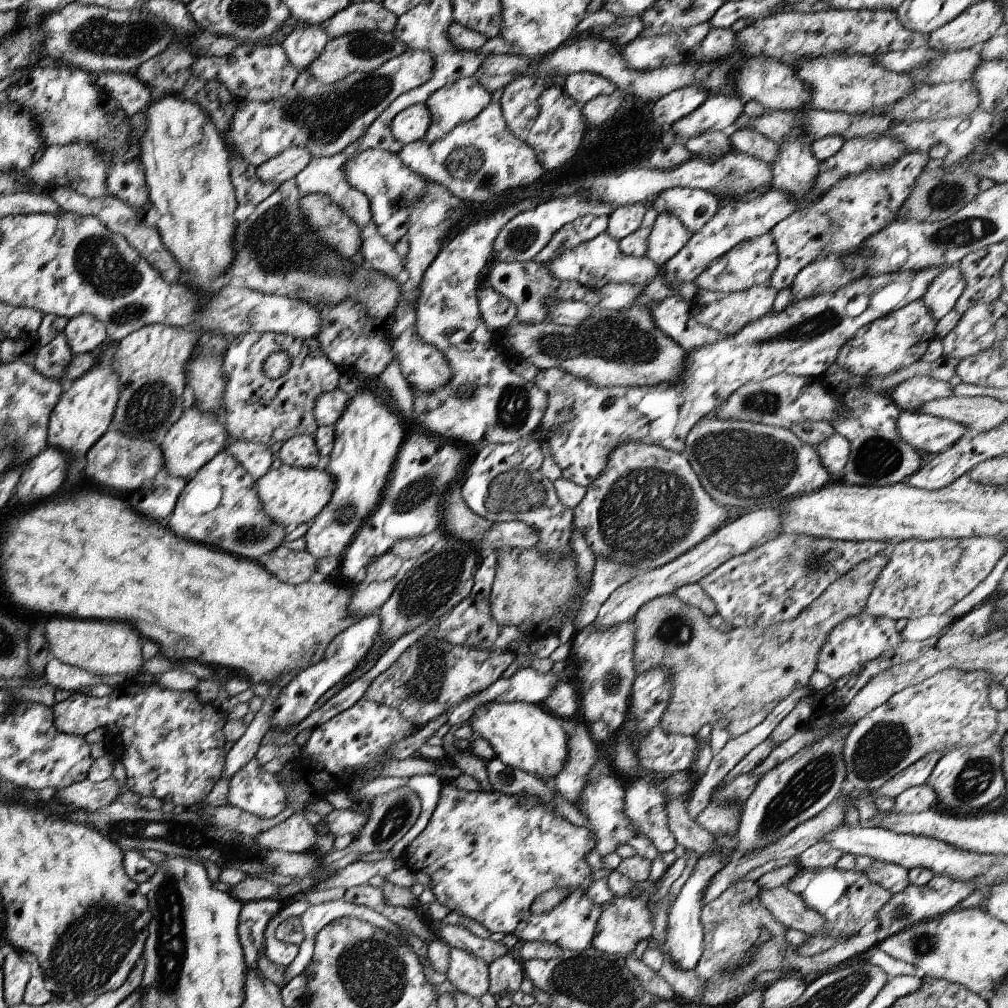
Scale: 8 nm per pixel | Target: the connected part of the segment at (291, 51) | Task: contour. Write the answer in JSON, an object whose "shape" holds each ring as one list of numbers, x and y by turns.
{"shape":[[302,24,283,40,281,47,301,73,308,72,311,62,322,54,328,41,326,31,319,25]]}

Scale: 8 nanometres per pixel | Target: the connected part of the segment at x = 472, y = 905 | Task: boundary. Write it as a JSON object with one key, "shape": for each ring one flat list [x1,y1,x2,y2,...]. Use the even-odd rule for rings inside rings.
{"shape":[[448,780,442,783,439,800,426,828,409,845,403,846,402,852,406,855,406,863,410,870,413,870,414,873,423,871,424,874,430,876,430,889,435,894,436,901,445,906,450,913,456,911,459,915,479,922,481,925,483,924,484,928,489,930,491,934,502,932,505,935,517,936,520,943,523,941,542,941,558,944,563,951,580,952,591,946,592,937,597,931,598,919,601,913,601,906,593,903,585,893,589,882,593,881,590,877,592,868,587,864,585,856,592,848,595,848,596,841,590,830,572,825,568,819,560,816,554,809,550,810,542,806,537,797,527,797,522,794,521,796,510,796,498,791,490,793,482,790,467,791,456,787,454,780],[560,887,570,887,573,892,550,912,535,915,530,910,531,902,539,894]]}

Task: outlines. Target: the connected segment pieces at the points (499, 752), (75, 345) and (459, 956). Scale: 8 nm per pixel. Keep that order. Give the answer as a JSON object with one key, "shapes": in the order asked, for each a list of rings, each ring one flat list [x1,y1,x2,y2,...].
{"shapes":[[[492,703,479,707,470,718,475,735,485,738,494,749,495,756,505,765,536,775,546,781,560,774,567,761,569,734,566,720,548,712,541,703]],[[86,313,69,319,63,333,74,355,90,353,108,340,106,325]],[[451,948,447,978,468,996,480,998,489,992,489,966,469,952]]]}

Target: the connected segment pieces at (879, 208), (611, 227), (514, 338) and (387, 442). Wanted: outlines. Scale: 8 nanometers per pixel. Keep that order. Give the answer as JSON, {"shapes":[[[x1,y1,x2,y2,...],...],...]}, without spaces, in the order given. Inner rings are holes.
{"shapes":[[[904,153,893,165,863,170,856,176,835,182,816,204,804,211,794,211,773,226,769,233,773,236,779,261,768,280,770,286,777,292,788,289,798,272,817,256,856,249,868,237,886,228,897,218,920,173,929,166,928,153]],[[636,203,614,209,609,214,607,234,616,240,622,240,629,234,636,232,642,224,646,214,647,204]],[[660,268,659,275,648,286,645,286,643,291,640,291,640,294,635,298,635,301,629,307,616,310,602,309,600,307,592,308,592,313,590,313,579,325,576,326,557,325,556,323,552,323,550,321,541,322,538,324,526,324,520,322,516,323,514,320,512,324,497,335,497,338,499,340,503,339,504,342,509,342,512,346,514,346,514,348,516,348,518,352,517,357,526,359,528,362,534,364,536,368,539,368,540,371,552,368,562,369,576,378,587,380,590,384,599,387,653,387,659,383,678,385,683,380,683,376,687,371,687,352,671,336,668,336,663,330,660,330,660,327,657,327,651,311,651,307,653,305,659,305,666,297,678,294,678,291,671,289,665,283,665,280,661,277,662,275,663,273]],[[358,390,352,394,351,401,346,405,340,420,335,426,335,441,332,452,321,464,321,469,331,474,335,479,334,492,330,502,312,520,312,526,303,536,305,550,317,559,329,556,342,556,354,540,358,529,364,524,371,512,382,500,385,486,389,482,389,474,399,453,401,444,406,439,400,424,400,418,392,413,388,406,375,396,374,390]]]}

